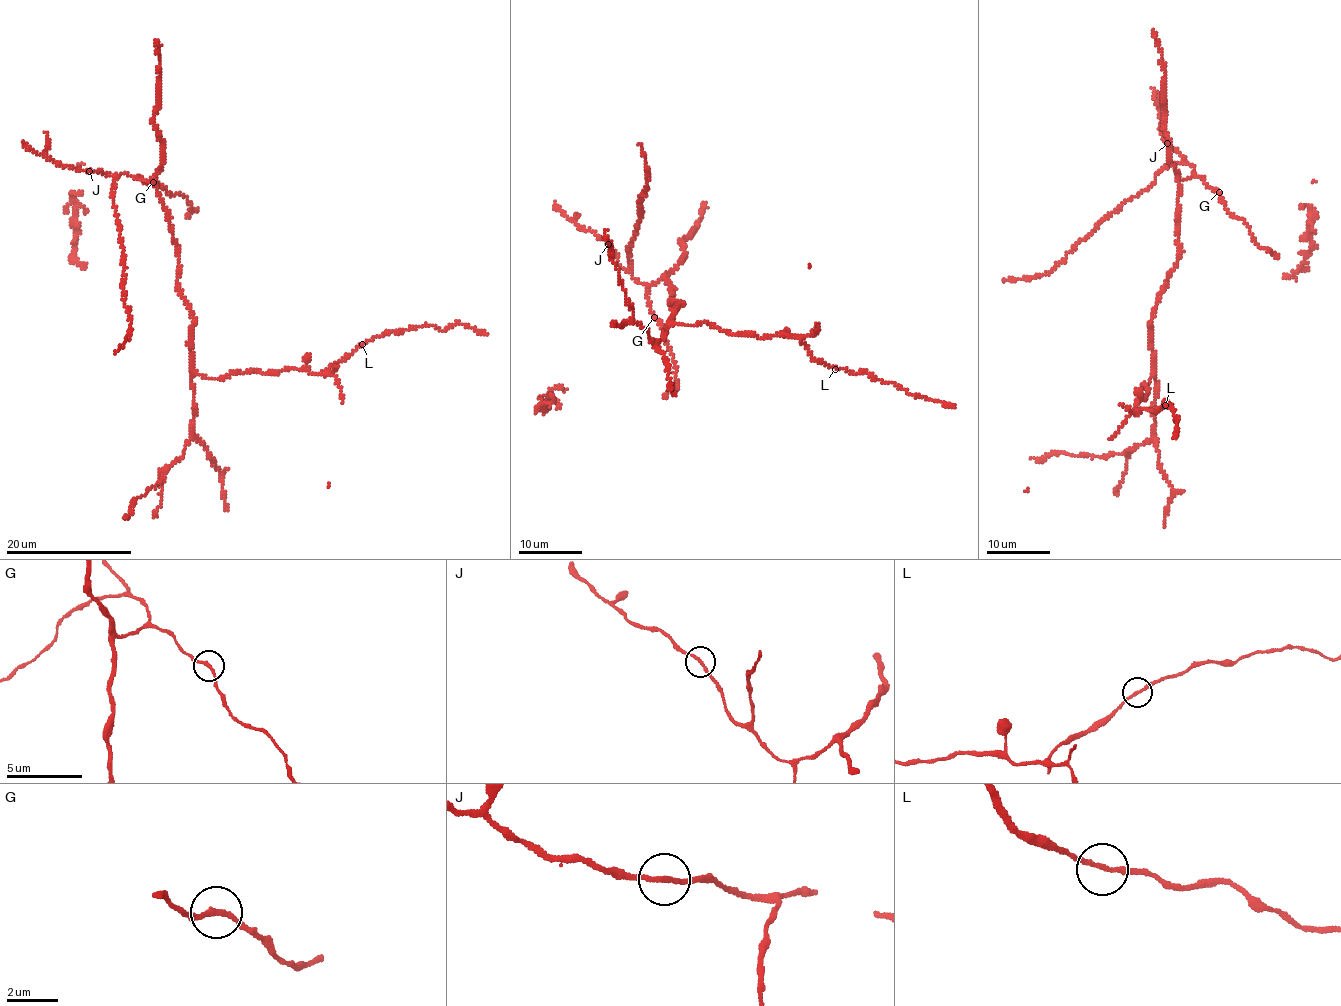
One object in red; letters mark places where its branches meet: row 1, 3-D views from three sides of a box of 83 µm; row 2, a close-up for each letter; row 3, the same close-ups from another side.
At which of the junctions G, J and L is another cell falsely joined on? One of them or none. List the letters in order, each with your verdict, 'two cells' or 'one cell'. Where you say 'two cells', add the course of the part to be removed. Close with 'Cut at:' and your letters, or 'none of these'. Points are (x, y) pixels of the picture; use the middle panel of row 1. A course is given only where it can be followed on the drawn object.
G: one cell
J: one cell
L: one cell
Cut at: none of these

